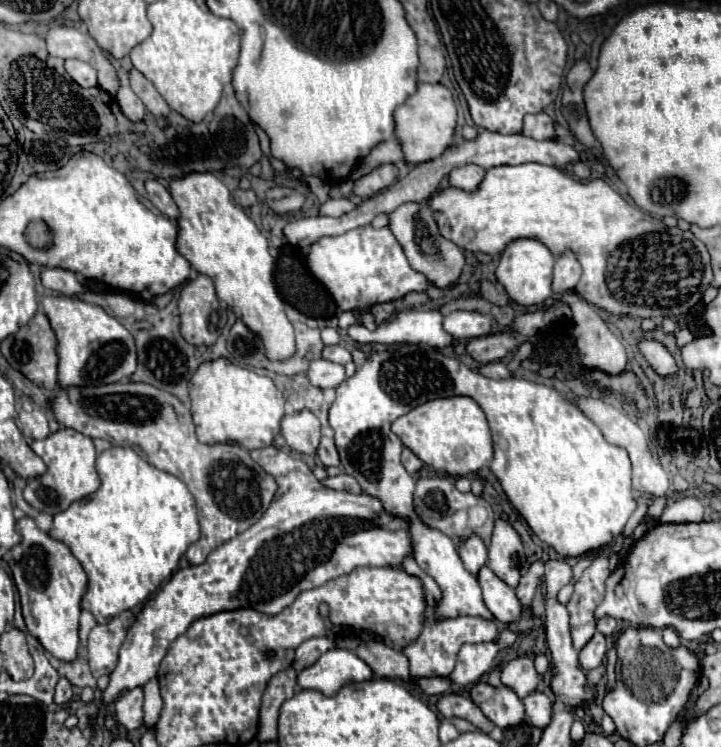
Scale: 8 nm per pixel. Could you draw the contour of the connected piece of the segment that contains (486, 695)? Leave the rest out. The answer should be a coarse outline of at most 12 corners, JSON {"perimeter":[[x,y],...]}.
{"perimeter":[[478,681],[470,699],[500,729],[524,723],[524,703],[508,687]]}

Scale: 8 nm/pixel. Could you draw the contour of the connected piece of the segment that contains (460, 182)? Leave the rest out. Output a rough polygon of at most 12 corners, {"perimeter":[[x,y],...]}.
{"perimeter":[[478,165],[450,171],[452,187],[474,191],[486,171]]}

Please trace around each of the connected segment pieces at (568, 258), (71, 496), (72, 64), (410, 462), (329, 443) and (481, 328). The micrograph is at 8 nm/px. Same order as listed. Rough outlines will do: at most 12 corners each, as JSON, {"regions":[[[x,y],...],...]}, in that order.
{"regions":[[[572,251],[554,265],[554,299],[572,291],[580,279],[580,263]],[[58,429],[32,451],[48,471],[24,499],[56,515],[100,487],[90,437]],[[68,59],[66,71],[80,87],[98,85],[98,71],[86,61]],[[402,449],[402,465],[410,475],[422,469],[422,461],[410,451]],[[322,437],[316,455],[324,467],[340,465],[332,437]],[[452,311],[444,331],[454,339],[482,337],[492,319],[476,311]]]}

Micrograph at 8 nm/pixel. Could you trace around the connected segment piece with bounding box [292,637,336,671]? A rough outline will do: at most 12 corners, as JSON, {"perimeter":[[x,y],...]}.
{"perimeter":[[314,637],[296,649],[292,667],[302,671],[336,647],[330,637]]}

